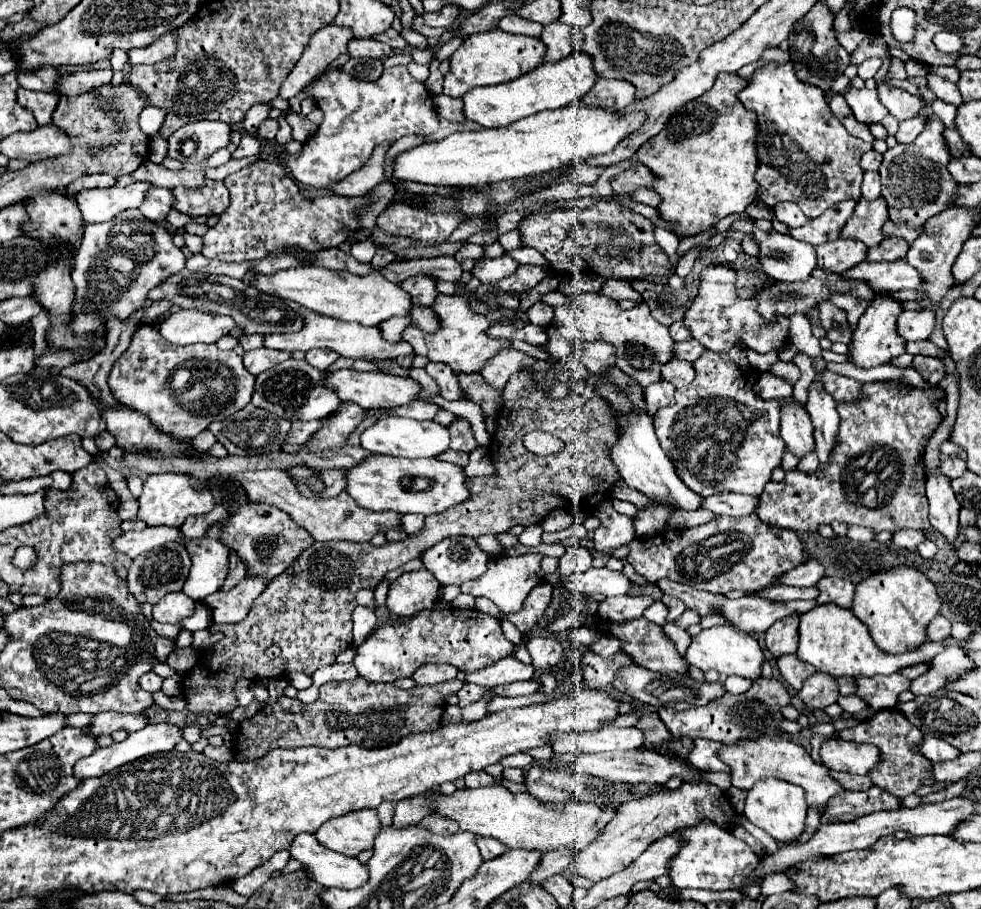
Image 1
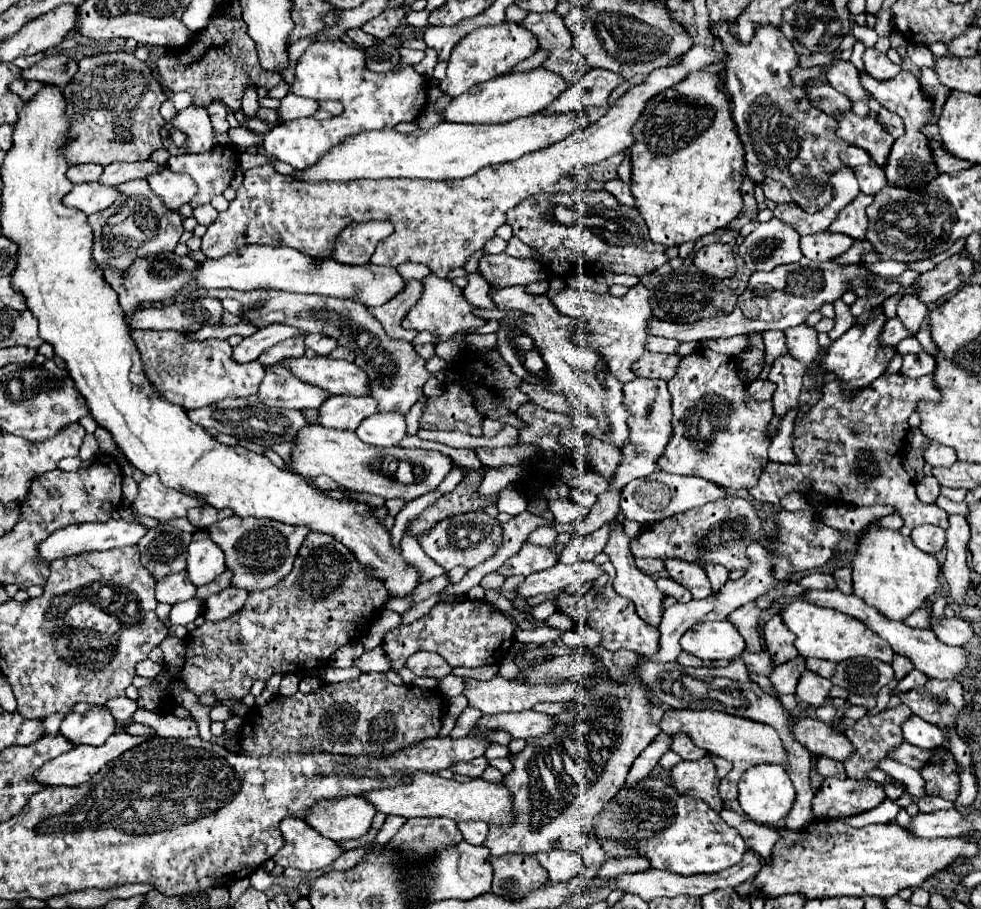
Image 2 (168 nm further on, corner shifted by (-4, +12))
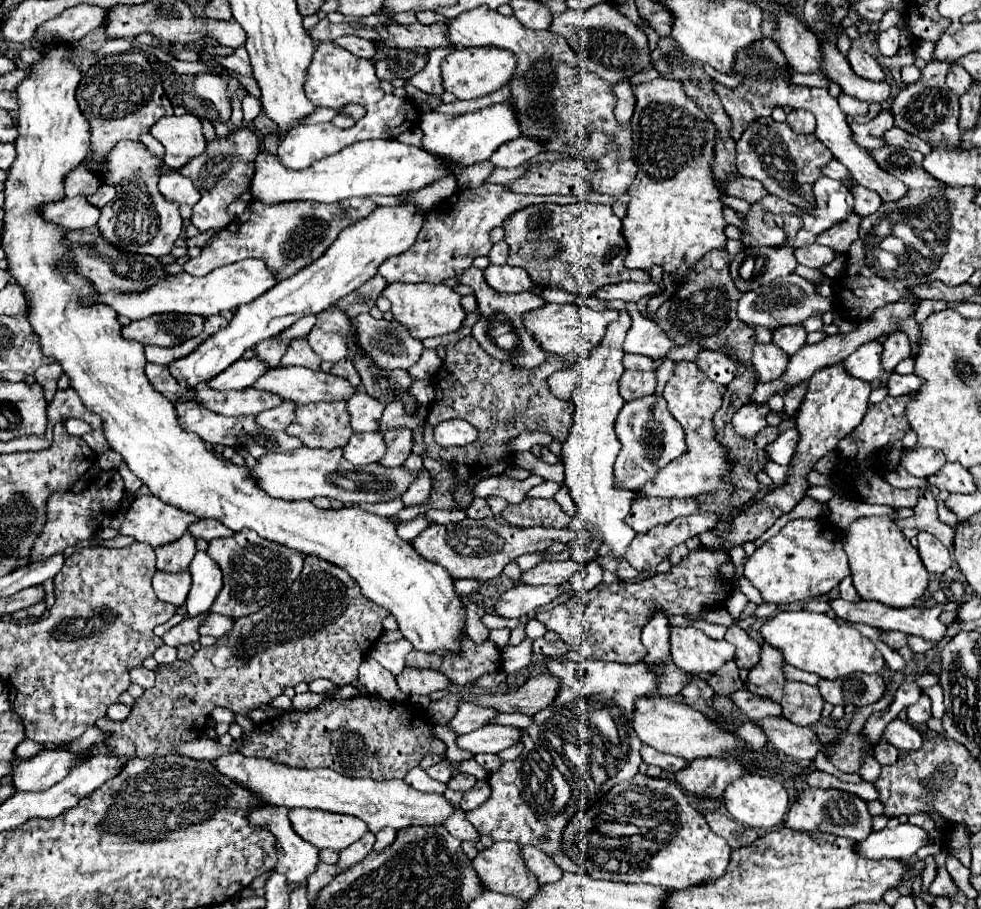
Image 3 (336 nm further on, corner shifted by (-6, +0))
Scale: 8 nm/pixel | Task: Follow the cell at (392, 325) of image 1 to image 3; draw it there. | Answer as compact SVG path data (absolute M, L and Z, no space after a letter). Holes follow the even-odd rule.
M371 314L357 316L355 340L381 370L409 370L423 352L421 340L407 336L407 332L399 332L397 322L375 320Z

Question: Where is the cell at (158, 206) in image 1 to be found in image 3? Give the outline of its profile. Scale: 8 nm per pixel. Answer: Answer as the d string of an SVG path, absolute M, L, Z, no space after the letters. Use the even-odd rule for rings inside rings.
M169 172L169 174L161 174L159 180L159 192L177 202L177 204L189 204L195 206L201 200L201 194L197 192L197 188L193 186L191 178L181 176L179 172Z

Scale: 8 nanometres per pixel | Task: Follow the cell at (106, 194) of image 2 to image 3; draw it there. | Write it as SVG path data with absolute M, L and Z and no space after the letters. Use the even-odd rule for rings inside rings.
M63 198L61 202L41 206L41 216L65 230L77 230L93 226L99 220L99 210L85 198Z

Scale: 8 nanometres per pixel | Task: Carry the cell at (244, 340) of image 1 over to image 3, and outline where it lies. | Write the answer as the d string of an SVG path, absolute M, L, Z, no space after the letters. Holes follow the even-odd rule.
M217 314L217 316L213 316L213 318L205 318L205 330L203 330L203 332L205 332L207 336L211 336L211 334L215 334L217 330L221 330L223 326L227 326L227 320Z

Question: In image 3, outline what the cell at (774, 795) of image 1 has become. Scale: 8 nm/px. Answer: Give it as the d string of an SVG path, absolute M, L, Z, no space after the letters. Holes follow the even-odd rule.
M755 772L755 774L745 774L745 776L733 780L723 792L723 804L737 822L751 826L751 828L771 830L771 828L783 824L783 816L789 810L789 796L787 796L785 786L777 778Z

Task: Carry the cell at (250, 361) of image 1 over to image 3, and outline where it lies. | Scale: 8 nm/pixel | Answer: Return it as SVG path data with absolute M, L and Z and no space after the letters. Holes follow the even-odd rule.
M299 338L299 340L293 340L285 356L281 358L281 366L303 366L303 368L319 370L321 358L317 358L317 354L313 352L313 348L307 344L305 338Z

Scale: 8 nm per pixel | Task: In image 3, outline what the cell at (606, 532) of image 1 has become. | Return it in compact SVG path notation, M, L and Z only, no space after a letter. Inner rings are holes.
M565 560L565 562L541 562L539 566L521 572L519 576L519 584L563 584L567 582L581 566L575 560Z

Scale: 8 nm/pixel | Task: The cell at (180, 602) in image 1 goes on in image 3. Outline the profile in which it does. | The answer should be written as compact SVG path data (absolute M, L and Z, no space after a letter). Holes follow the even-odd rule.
M157 570L153 576L153 590L155 590L157 598L163 602L183 606L187 600L189 588L191 588L189 570L183 570L183 574L169 574L169 572Z

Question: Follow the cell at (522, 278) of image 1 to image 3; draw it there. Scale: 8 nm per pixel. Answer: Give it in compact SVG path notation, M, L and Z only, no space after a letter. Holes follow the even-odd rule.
M497 242L493 244L491 252L489 252L489 260L493 264L505 264L507 262L507 256L509 256L509 246L505 242Z

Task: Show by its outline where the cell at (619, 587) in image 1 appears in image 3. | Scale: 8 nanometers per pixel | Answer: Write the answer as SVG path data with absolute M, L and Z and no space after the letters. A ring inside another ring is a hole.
M513 586L499 596L493 612L501 618L521 618L551 604L559 596L559 586Z

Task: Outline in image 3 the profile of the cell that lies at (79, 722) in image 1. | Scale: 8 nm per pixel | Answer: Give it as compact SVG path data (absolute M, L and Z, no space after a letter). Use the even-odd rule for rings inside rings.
M23 740L17 748L15 748L15 756L19 760L25 760L25 758L31 758L31 756L37 756L41 750L41 744L35 744L33 740Z

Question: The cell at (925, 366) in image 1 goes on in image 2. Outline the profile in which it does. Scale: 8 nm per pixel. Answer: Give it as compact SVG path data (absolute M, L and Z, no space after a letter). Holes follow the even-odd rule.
M927 352L907 354L907 356L903 356L901 372L909 378L919 378L919 376L925 376L925 374L933 374L935 372L935 358Z

